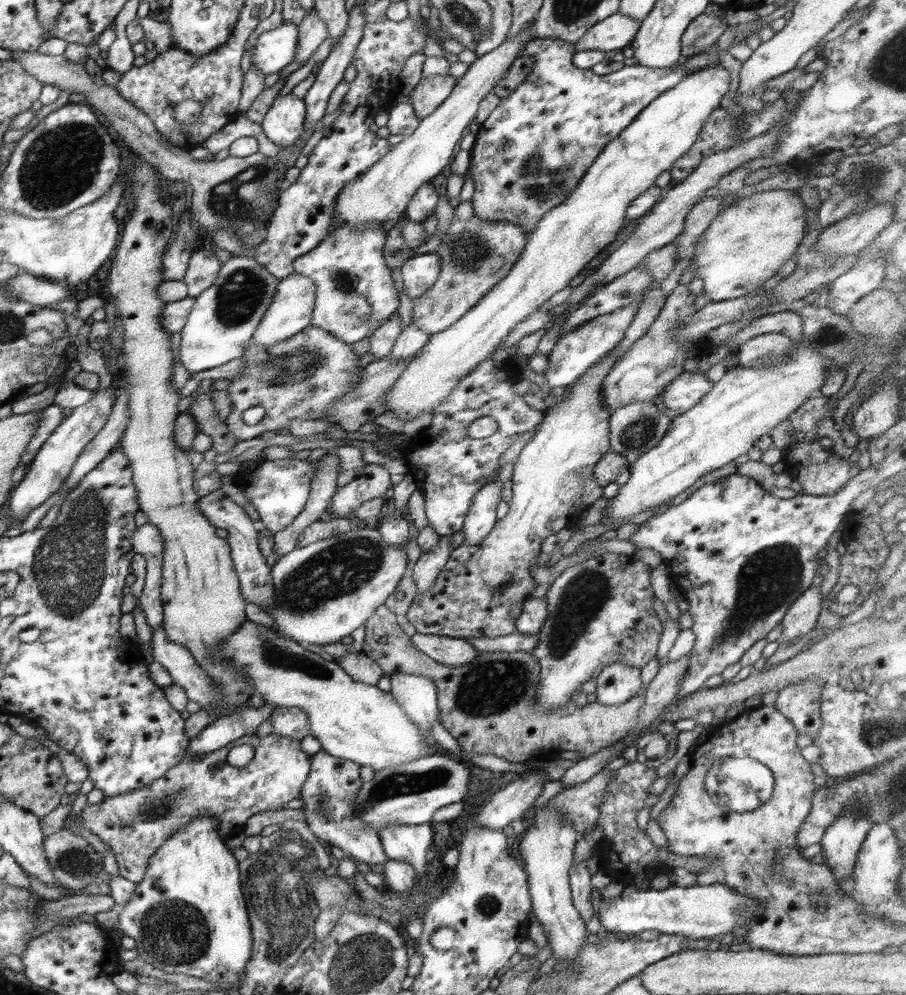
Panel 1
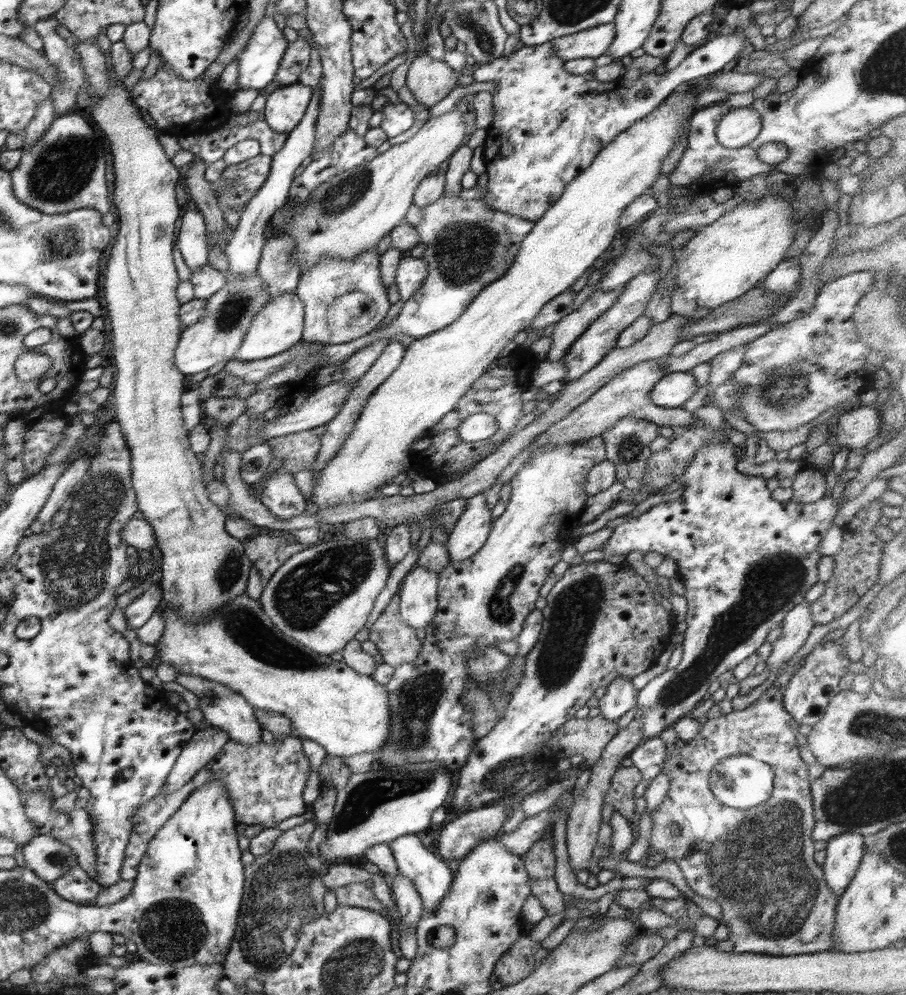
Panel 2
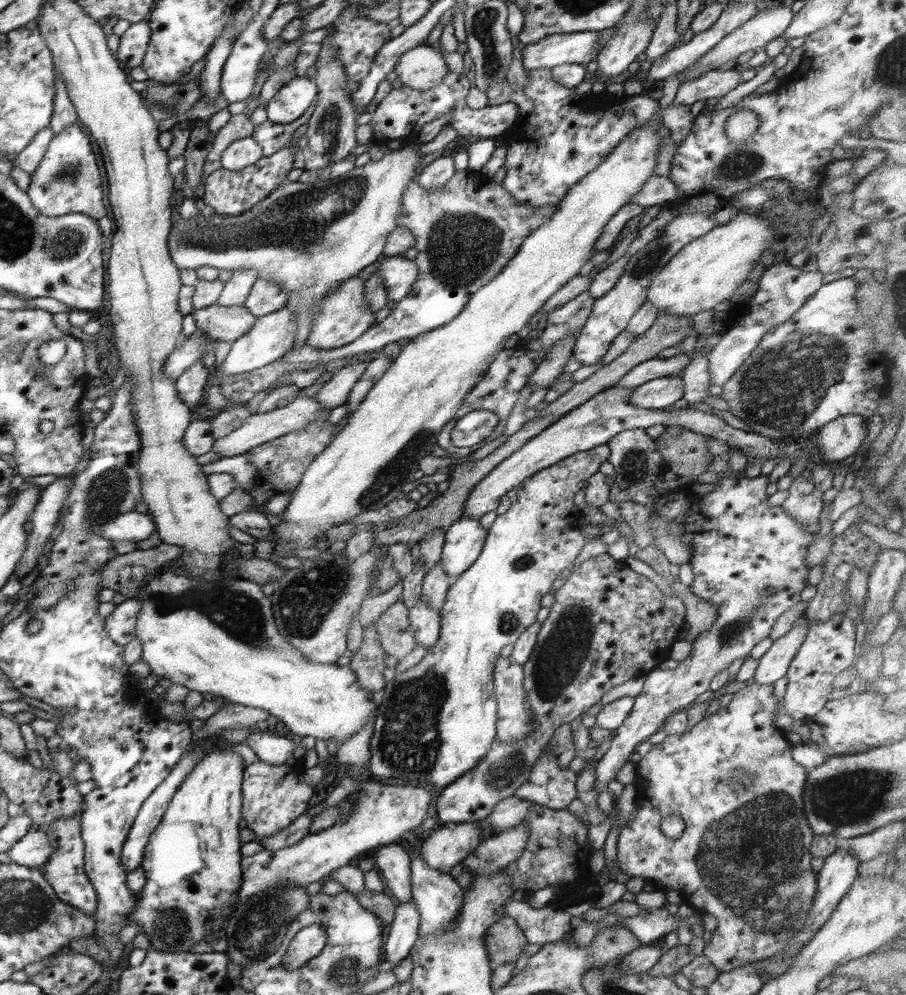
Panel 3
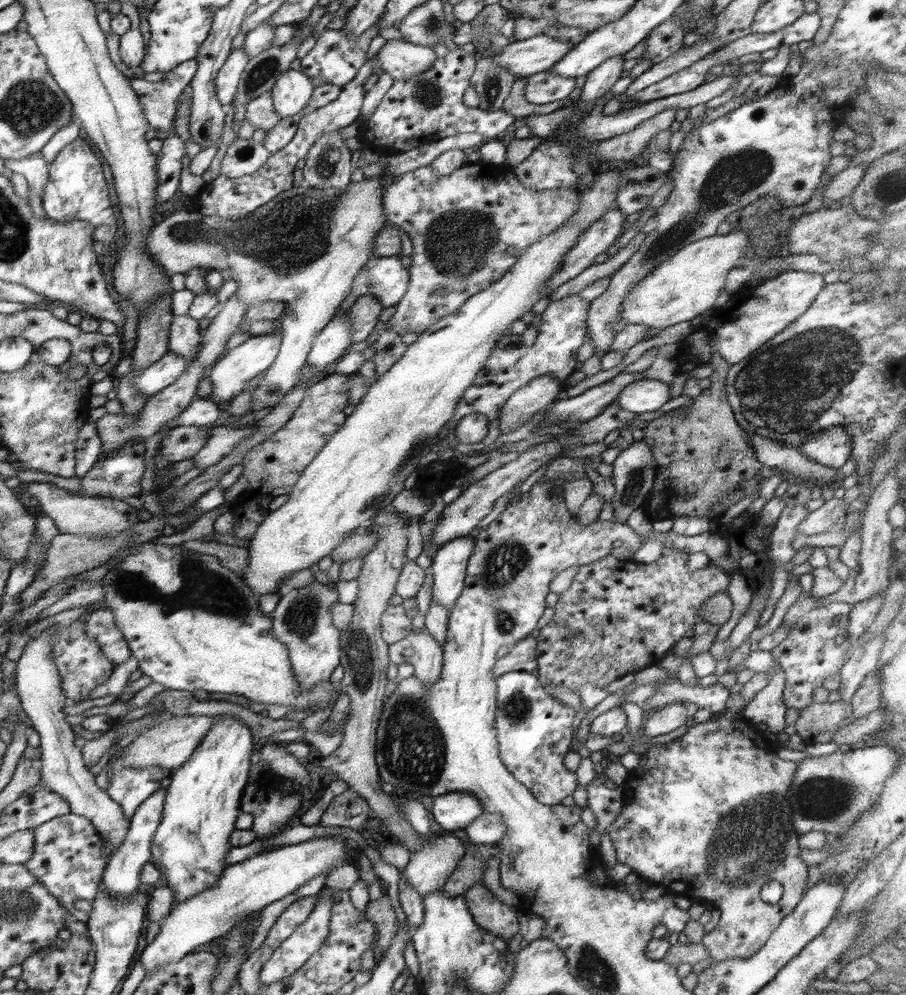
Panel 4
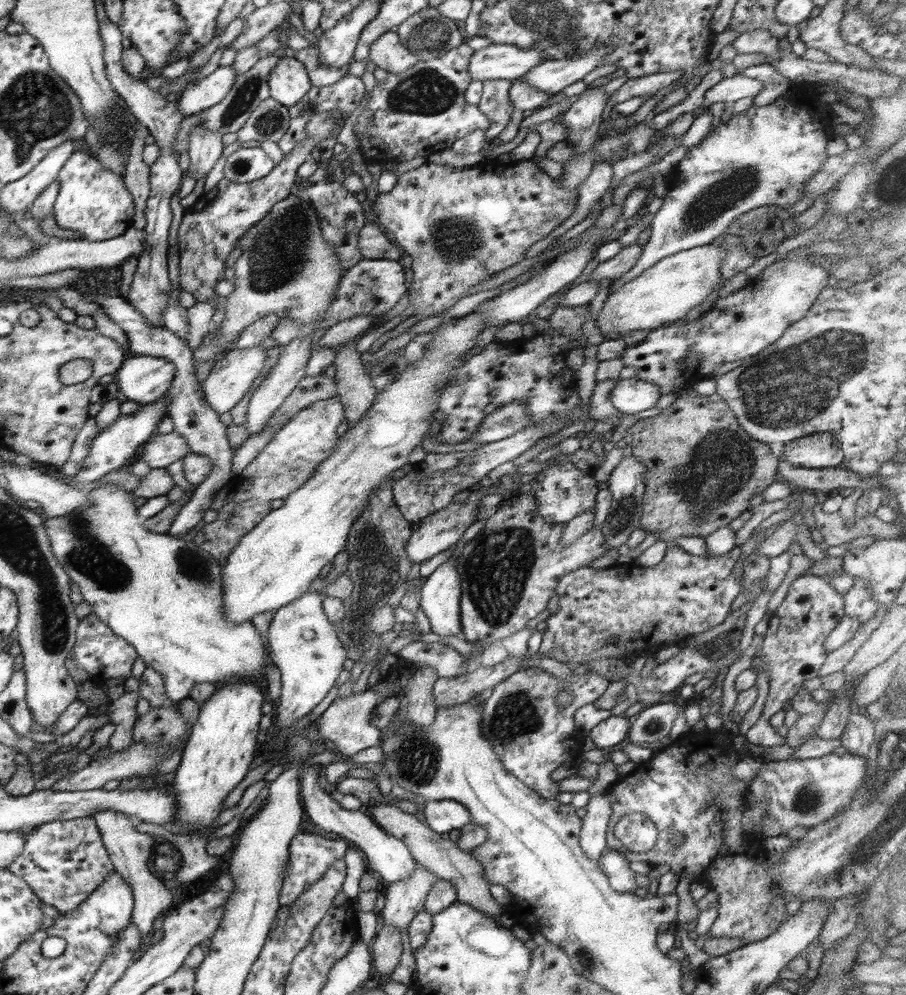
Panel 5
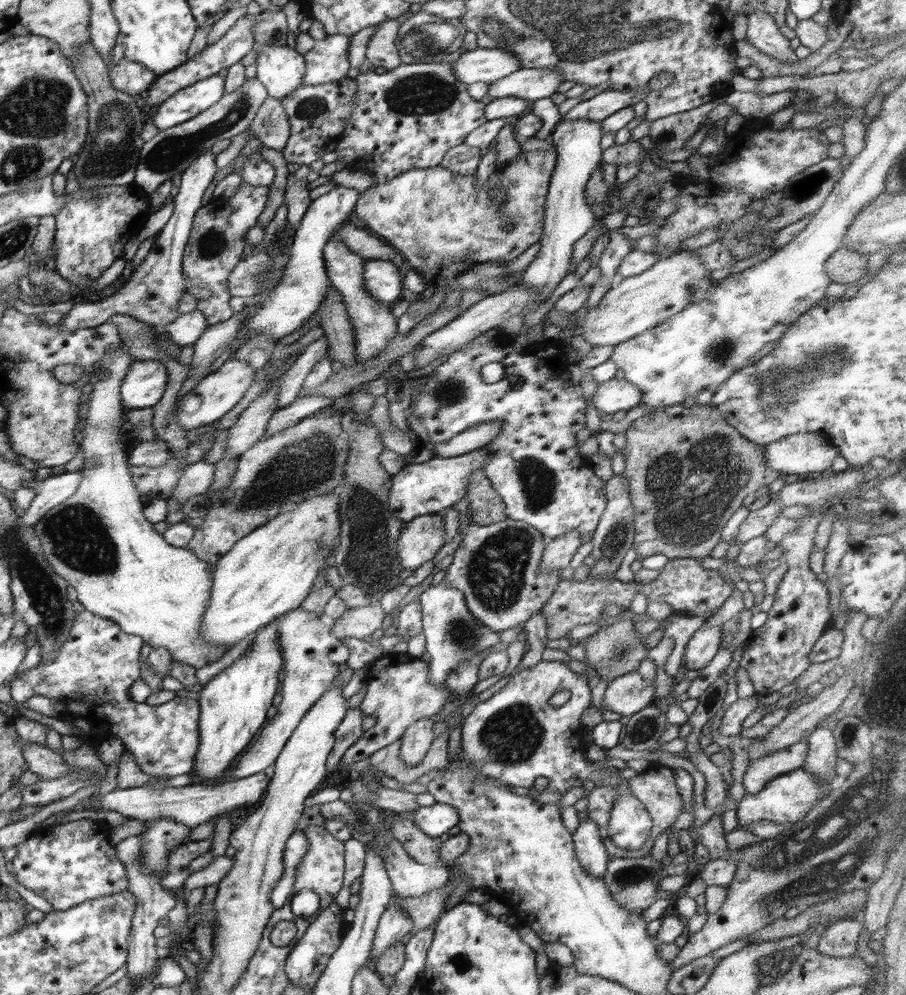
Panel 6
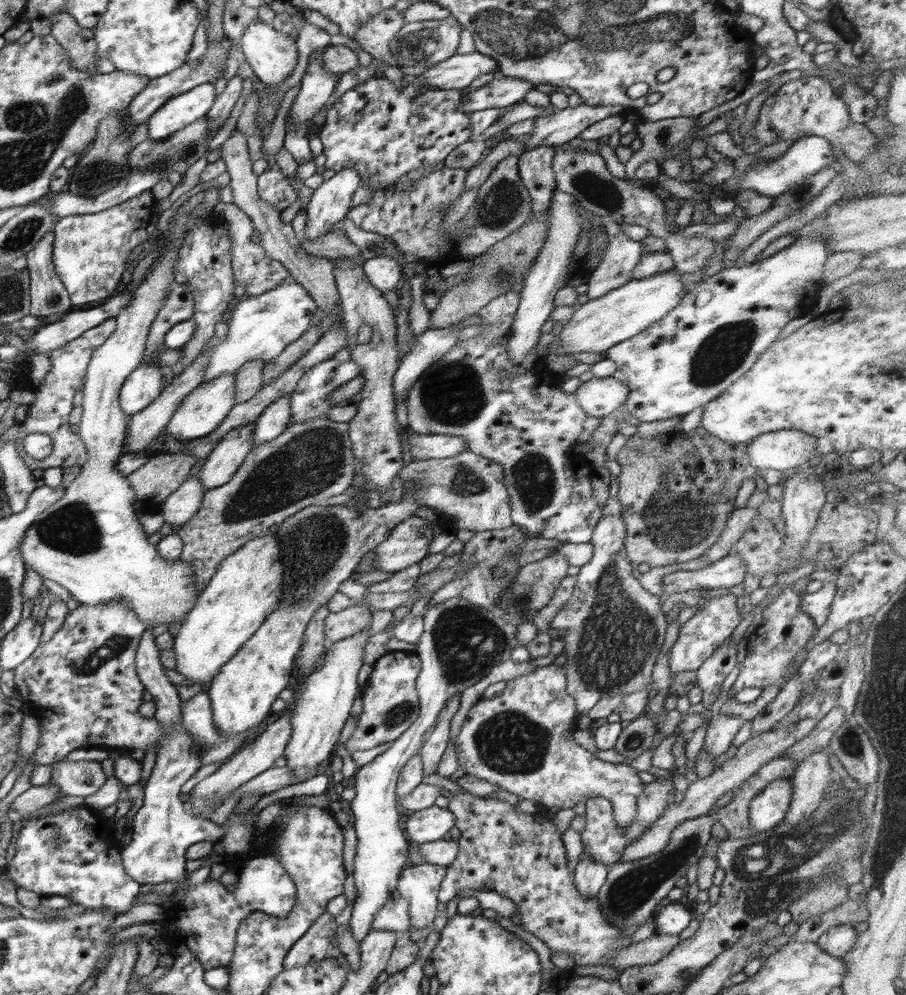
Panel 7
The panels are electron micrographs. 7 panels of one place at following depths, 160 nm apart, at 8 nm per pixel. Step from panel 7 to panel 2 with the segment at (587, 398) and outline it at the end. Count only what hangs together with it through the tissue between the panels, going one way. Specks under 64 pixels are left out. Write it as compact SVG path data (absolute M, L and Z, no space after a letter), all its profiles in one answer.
M676 371L666 373L653 387L650 398L656 406L683 409L698 390L694 375Z

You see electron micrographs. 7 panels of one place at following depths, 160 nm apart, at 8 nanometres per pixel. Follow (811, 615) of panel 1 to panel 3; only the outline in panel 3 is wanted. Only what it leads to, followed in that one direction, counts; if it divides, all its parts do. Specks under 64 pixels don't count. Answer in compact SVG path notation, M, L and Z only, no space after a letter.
M804 614L792 625L792 628L775 640L769 650L758 659L755 671L756 684L772 684L786 676L793 656L807 637L809 619Z

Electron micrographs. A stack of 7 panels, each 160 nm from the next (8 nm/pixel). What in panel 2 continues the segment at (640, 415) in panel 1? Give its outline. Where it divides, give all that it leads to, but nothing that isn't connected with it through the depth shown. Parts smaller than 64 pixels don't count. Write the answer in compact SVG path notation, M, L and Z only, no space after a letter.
M626 417L601 434L606 451L606 458L616 465L617 481L624 482L628 478L641 480L648 474L647 460L651 455L650 444L660 436L660 426L649 420Z

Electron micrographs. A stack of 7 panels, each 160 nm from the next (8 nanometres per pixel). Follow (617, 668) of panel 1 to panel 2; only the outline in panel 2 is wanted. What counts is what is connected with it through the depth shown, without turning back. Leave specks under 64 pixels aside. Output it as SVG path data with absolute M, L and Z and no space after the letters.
M620 676L606 686L606 694L600 699L599 708L608 722L617 722L637 704L638 691L631 680Z

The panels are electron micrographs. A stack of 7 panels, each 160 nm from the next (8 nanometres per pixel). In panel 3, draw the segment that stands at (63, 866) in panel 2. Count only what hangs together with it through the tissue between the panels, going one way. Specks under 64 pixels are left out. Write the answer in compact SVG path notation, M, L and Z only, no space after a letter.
M29 830L7 853L14 864L42 870L54 852L51 838L44 831Z

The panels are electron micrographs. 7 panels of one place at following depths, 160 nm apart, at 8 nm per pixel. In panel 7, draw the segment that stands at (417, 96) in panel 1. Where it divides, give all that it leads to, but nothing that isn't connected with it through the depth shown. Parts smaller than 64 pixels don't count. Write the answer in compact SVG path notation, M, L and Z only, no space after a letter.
M394 7L388 8L365 22L353 38L373 59L390 61L391 66L397 66L398 62L390 50L390 43L404 25L403 12Z

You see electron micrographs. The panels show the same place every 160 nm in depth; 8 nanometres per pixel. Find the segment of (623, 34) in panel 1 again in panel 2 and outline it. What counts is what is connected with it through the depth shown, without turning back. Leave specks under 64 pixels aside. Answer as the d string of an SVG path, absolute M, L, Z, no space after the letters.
M615 22L598 25L560 38L554 38L553 49L566 61L577 58L598 58L607 54L616 36Z

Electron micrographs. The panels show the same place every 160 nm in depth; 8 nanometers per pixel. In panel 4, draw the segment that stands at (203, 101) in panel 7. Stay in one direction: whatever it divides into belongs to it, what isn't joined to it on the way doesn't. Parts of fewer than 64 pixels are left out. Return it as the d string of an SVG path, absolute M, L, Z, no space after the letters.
M244 47L232 49L227 61L218 71L215 89L218 100L223 105L228 105L234 100L242 73L248 63L249 56Z

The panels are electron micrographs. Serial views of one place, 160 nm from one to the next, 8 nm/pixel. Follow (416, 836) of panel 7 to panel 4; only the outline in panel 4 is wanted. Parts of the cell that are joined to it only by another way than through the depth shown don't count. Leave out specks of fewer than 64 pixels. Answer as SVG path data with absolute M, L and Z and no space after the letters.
M451 792L433 800L432 816L446 833L466 829L484 813L476 796L470 793Z

